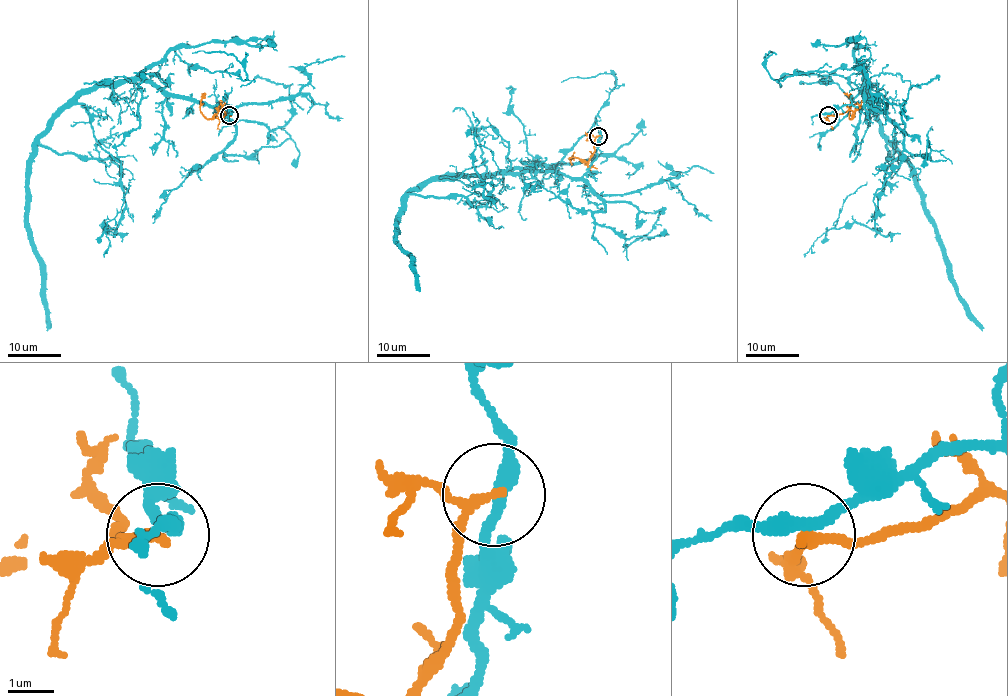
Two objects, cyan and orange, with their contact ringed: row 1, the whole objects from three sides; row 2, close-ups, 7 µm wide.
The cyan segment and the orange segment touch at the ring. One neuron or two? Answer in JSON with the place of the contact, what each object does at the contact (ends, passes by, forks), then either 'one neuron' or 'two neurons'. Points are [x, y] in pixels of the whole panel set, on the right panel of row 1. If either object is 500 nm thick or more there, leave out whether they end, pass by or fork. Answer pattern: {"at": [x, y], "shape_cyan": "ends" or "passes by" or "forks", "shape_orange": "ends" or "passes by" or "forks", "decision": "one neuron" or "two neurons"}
{"at": [828, 115], "shape_cyan": "passes by", "shape_orange": "passes by", "decision": "two neurons"}

